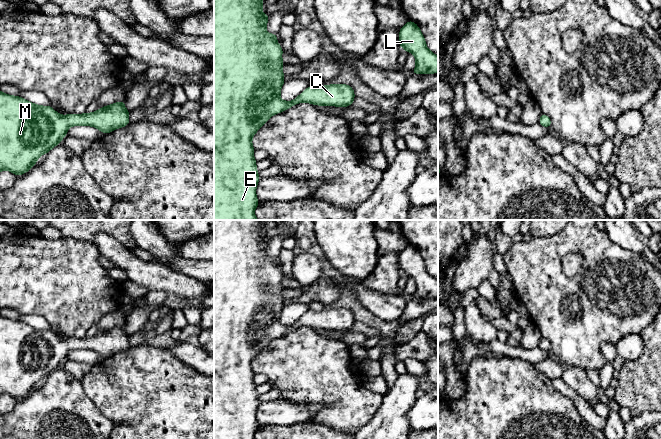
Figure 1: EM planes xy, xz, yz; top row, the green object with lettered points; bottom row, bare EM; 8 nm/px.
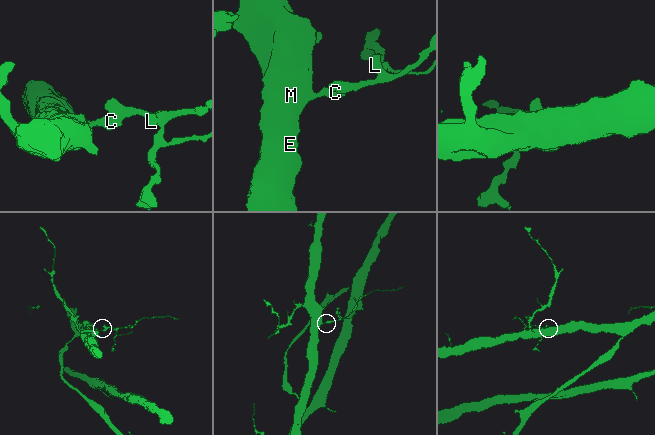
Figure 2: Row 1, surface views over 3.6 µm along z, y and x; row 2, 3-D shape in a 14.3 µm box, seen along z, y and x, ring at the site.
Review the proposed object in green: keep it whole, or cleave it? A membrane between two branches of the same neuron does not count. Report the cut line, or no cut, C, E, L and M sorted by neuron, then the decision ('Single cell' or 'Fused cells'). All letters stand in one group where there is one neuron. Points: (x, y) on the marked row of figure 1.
No split. Groups: C E L M. Single cell

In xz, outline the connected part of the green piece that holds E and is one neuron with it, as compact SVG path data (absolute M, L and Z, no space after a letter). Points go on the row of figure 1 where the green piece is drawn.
M214 0L214 220L258 220L254 214L259 201L256 196L256 187L260 180L256 168L256 160L253 156L255 149L252 146L252 138L255 133L268 121L268 119L290 107L306 102L313 105L336 107L347 107L352 105L355 98L354 90L345 84L323 85L319 88L308 86L293 101L283 101L280 98L280 90L284 84L284 74L282 72L284 63L282 61L282 47L277 42L277 34L270 34L266 31L269 14L261 15L263 11L263 0Z

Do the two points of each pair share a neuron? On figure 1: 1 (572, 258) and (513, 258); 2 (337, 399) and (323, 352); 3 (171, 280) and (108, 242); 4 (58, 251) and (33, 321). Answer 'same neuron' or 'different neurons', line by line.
1: different neurons
2: same neuron
3: same neuron
4: different neurons

